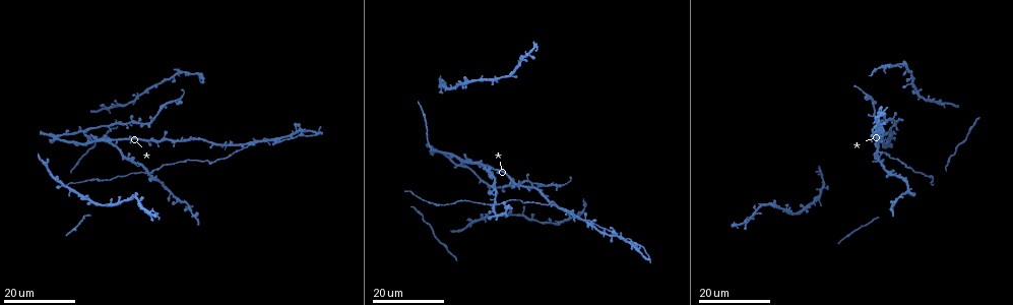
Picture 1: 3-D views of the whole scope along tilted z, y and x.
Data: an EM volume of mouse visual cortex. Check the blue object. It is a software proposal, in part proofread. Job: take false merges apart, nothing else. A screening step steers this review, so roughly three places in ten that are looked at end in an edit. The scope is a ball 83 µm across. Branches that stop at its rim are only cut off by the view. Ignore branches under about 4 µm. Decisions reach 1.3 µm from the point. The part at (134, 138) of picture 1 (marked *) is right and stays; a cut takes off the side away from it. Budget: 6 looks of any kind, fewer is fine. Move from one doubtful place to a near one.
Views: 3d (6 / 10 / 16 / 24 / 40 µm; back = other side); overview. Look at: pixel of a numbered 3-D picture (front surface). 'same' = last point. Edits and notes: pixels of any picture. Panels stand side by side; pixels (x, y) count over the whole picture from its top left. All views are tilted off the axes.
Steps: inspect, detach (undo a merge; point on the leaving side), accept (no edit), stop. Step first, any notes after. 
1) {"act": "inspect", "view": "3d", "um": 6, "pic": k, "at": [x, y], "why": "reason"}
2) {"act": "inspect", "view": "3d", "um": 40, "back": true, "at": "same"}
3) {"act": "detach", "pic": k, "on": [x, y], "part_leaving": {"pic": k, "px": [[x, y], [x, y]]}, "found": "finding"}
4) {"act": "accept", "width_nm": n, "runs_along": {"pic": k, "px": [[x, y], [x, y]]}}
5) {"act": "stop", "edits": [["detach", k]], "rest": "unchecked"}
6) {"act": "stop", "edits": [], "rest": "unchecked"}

{"act": "inspect", "view": "3d", "um": 24, "pic": 1, "at": [57, 135]}

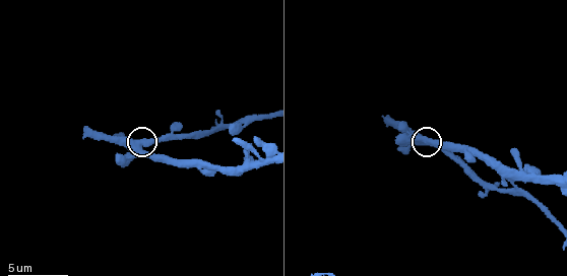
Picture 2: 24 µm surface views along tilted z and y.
{"act": "inspect", "view": "3d", "um": 10, "pic": 2, "at": [145, 140]}

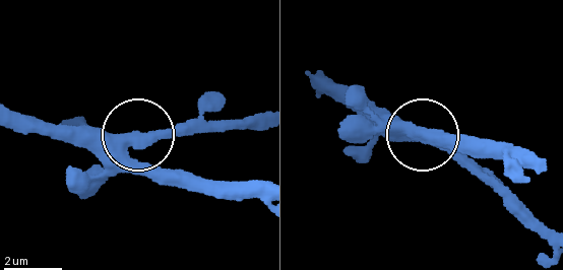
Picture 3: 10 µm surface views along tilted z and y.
{"act": "accept", "found": "all the same cell"}

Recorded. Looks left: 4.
{"act": "inspect", "view": "3d", "um": 24, "pic": 1, "at": [474, 221]}

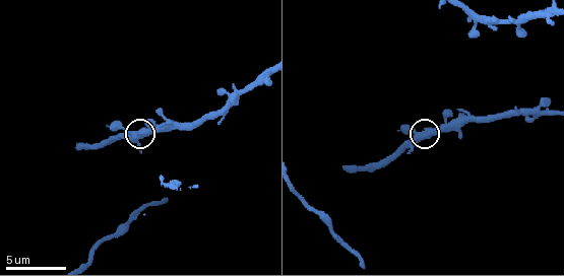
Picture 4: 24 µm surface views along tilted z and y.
{"act": "inspect", "view": "3d", "um": 10, "pic": 4, "at": [417, 136], "why": "closer look"}

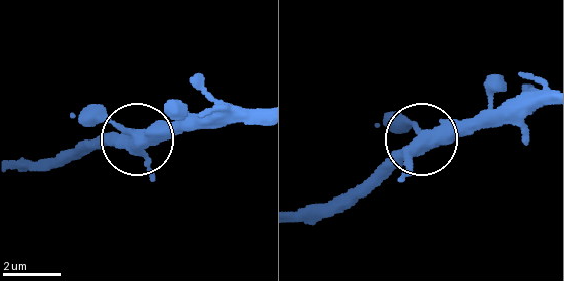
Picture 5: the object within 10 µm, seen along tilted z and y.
{"act": "accept", "runs_along": {"pic": 5, "px": [[544, 105], [446, 122], [424, 134], [383, 121]]}, "found": "all the same cell"}

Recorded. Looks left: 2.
{"act": "inspect", "view": "3d", "um": 24, "pic": 1, "at": [591, 222], "why": "thin arm on a thick one"}

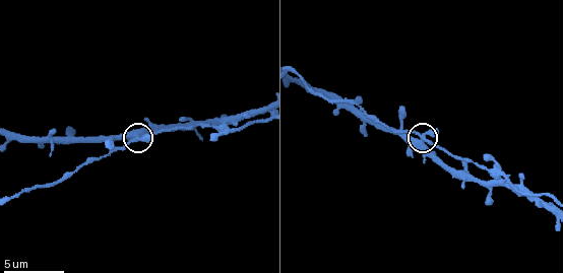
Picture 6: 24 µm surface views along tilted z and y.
{"act": "inspect", "view": "3d", "um": 10, "pic": 6, "at": [417, 134]}

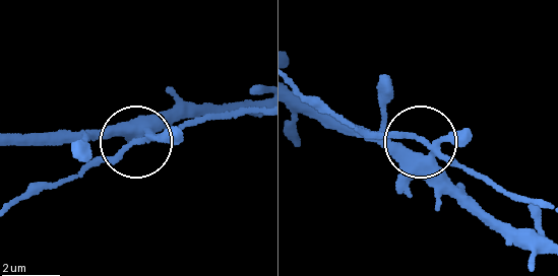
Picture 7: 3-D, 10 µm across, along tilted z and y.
{"act": "accept", "arms": 4, "runs_along": {"pic": 7, "px": [[298, 97], [415, 152], [425, 144], [437, 168], [470, 196]]}, "found": "all the same cell"}

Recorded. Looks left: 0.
{"act": "stop", "edits": [], "rest": "unchecked"}

